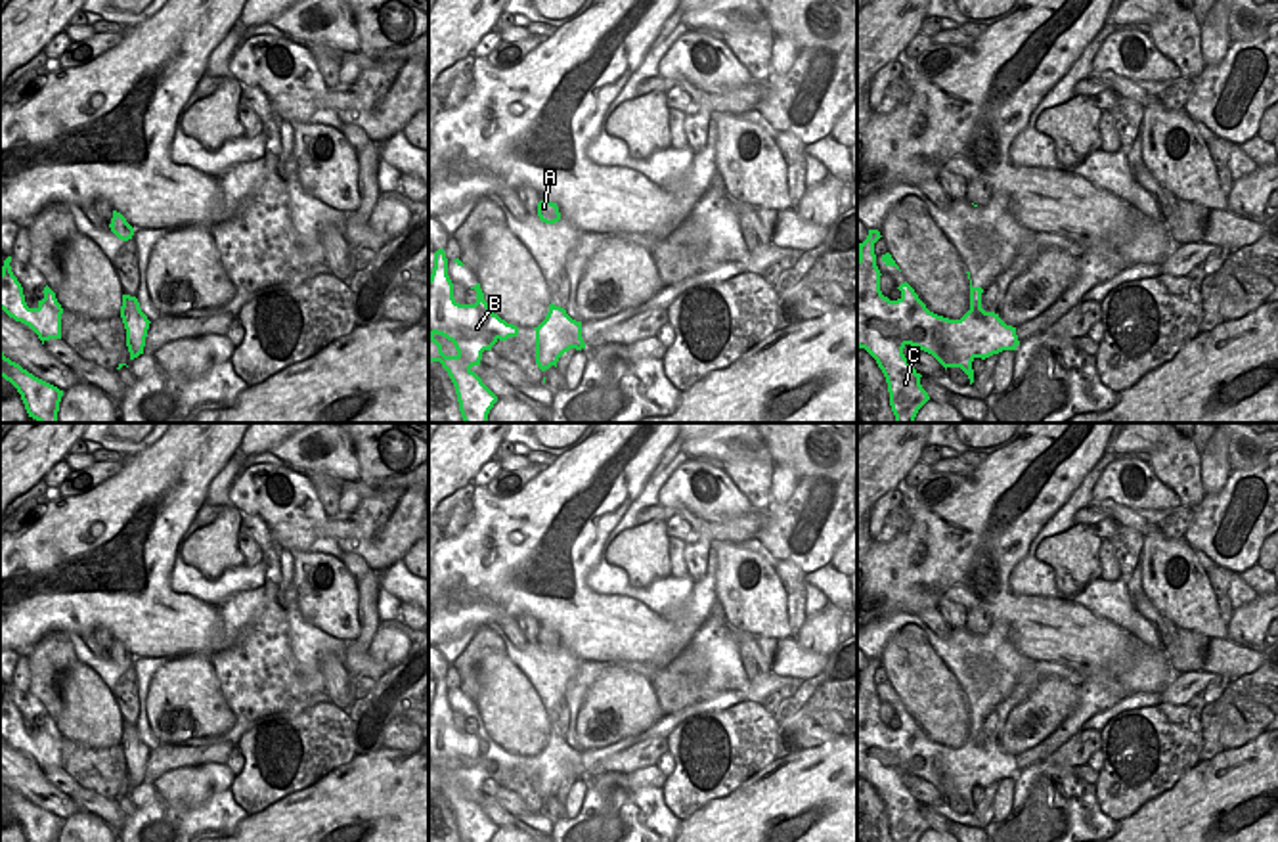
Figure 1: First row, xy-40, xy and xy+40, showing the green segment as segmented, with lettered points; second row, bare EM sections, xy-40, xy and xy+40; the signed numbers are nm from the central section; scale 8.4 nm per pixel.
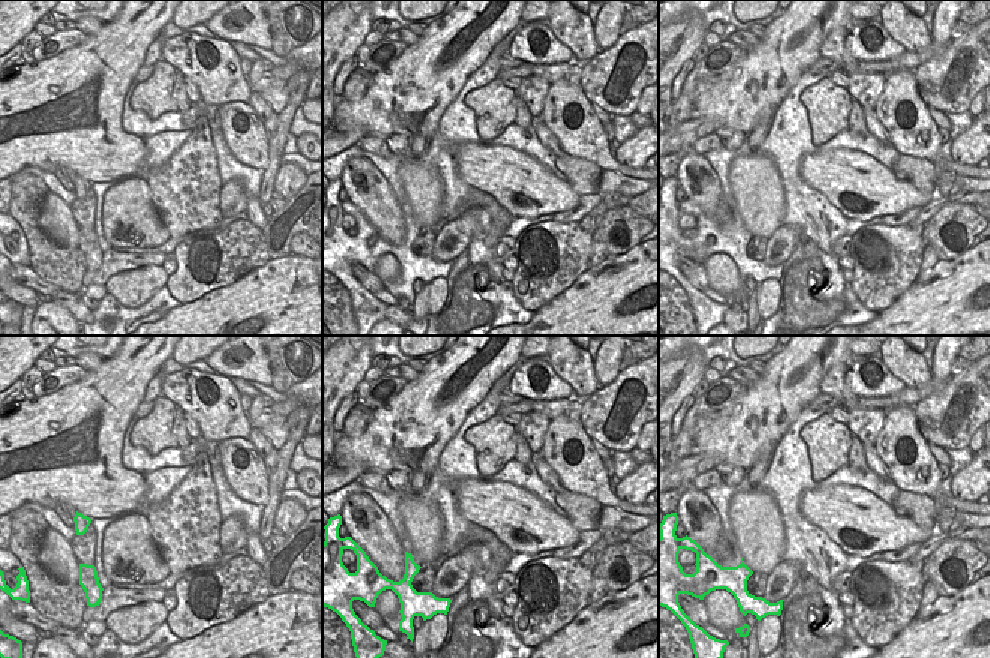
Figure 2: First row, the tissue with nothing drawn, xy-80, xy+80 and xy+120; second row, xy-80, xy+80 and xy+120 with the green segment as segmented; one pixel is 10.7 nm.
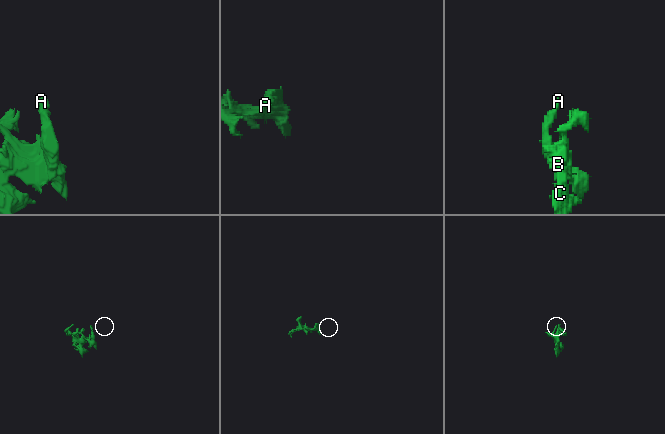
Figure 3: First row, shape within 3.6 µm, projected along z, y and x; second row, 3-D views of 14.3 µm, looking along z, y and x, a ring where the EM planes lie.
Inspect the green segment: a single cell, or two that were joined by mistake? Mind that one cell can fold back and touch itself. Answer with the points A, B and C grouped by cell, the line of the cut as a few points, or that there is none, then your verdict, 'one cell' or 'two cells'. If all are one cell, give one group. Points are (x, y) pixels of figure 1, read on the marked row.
A / B C | xy (548, 314), (565, 351) | two cells

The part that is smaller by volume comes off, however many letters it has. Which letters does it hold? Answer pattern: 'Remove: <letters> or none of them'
Remove: A

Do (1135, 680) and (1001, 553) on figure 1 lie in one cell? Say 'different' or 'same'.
same

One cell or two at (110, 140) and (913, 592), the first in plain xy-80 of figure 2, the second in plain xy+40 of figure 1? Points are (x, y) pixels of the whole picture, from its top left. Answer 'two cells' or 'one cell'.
one cell

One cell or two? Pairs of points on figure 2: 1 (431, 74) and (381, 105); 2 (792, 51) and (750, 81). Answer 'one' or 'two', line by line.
1: one
2: one

